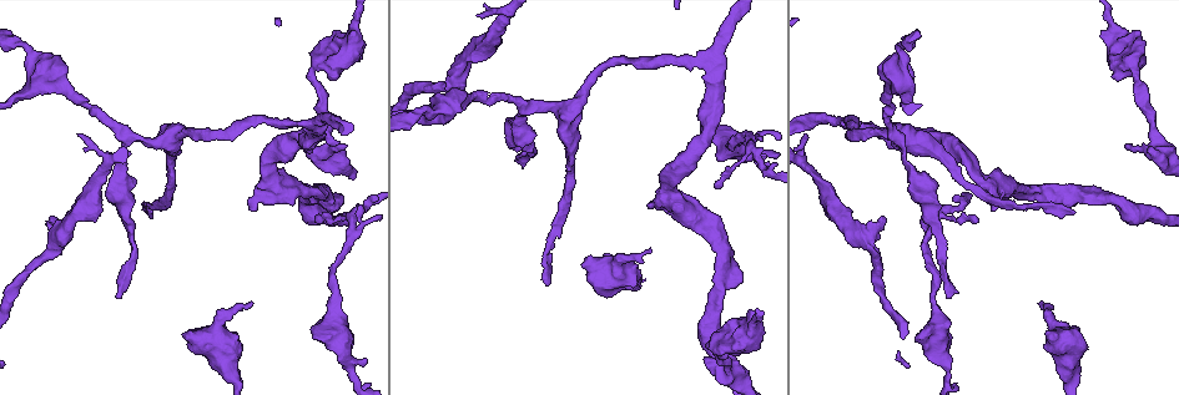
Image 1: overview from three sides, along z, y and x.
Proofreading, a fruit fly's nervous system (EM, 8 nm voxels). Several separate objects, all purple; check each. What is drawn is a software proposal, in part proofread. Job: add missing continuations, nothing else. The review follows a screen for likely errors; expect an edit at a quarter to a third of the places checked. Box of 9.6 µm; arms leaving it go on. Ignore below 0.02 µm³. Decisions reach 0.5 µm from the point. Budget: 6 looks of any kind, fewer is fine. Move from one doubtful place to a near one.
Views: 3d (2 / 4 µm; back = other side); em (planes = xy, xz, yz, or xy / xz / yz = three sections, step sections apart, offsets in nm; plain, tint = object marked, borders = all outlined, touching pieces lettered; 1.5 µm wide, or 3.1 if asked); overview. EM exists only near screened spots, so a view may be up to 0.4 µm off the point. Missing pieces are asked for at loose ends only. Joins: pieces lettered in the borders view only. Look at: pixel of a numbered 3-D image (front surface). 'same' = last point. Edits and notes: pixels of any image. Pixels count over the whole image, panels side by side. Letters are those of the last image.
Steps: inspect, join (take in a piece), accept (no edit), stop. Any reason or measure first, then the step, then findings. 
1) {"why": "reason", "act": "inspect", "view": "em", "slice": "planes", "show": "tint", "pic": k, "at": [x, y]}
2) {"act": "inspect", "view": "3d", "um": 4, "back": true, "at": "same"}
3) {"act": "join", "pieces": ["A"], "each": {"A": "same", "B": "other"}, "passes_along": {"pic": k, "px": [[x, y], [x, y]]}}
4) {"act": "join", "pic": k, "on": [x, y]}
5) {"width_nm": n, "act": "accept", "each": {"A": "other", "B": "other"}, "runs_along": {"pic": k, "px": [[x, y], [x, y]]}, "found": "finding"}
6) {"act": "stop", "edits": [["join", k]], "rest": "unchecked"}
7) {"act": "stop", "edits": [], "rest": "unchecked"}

{"why": "branch stops here", "act": "inspect", "view": "em", "slice": "planes", "show": "borders", "pic": 1, "at": [314, 339]}

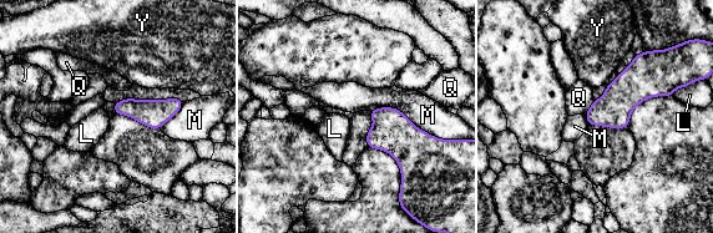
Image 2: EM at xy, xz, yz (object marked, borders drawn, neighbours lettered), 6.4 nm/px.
{"act": "accept", "each": {"L": "other", "M": "other", "Q": "other", "Y": "other"}, "border": {"pic": 2, "px": [[368, 110], [397, 107], [440, 138]]}, "found": "none of them fits"}

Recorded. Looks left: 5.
{"why": "branch stops here", "act": "inspect", "view": "3d", "um": 2, "pic": 1, "at": [53, 218]}

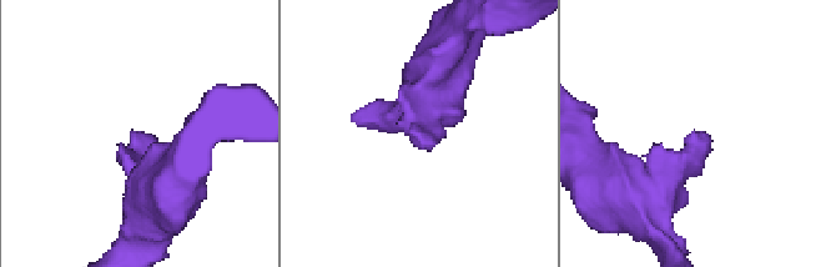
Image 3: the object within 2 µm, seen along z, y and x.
{"act": "inspect", "view": "em", "slice": "planes", "show": "borders", "pic": 3, "at": [137, 133]}

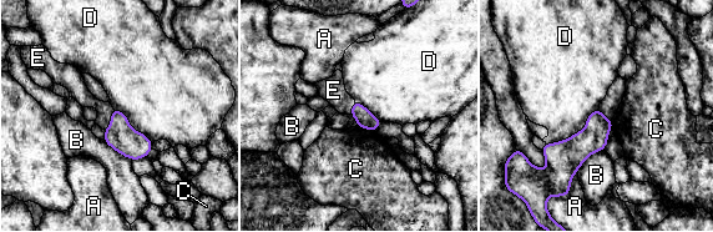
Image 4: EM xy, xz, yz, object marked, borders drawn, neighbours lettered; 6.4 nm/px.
{"longest_contact_nm": ["D", 420], "act": "join", "pieces": ["E"], "each": {"A": "other", "B": "other", "C": "other", "D": "other", "E": "same"}, "passes_along": {"pic": 4, "px": [[120, 136], [111, 119], [81, 94]]}, "found": "the cell continues"}

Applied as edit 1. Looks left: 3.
{"act": "inspect", "view": "overview"}

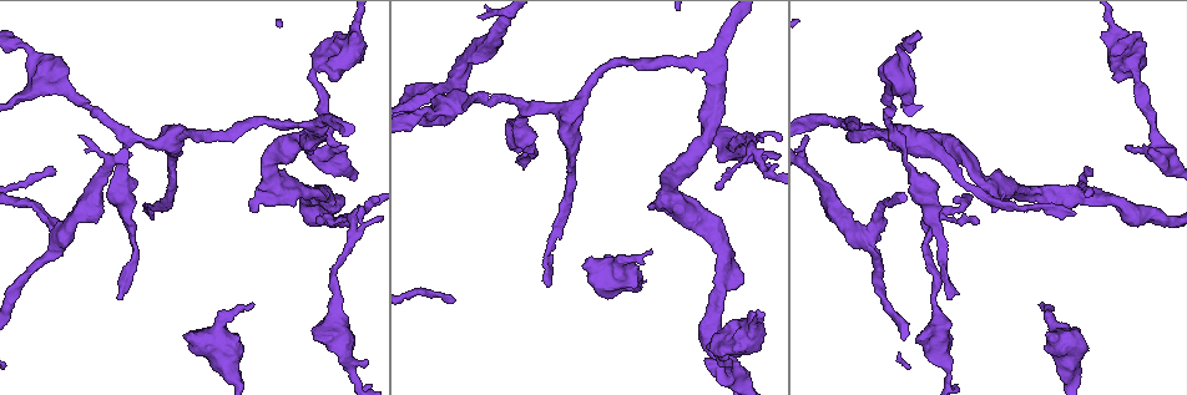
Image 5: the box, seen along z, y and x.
{"why": "an open end", "act": "inspect", "view": "em", "slice": "planes", "show": "borders", "pic": 5, "at": [345, 146]}

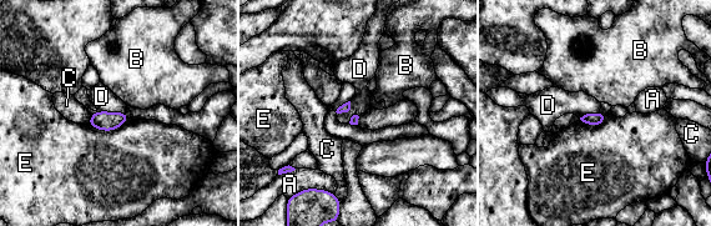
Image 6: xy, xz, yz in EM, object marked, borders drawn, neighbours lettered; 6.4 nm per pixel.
{"act": "accept", "each": {"A": "other", "B": "other", "C": "other", "D": "other", "E": "other"}, "border": {"pic": 6, "px": [[97, 110], [125, 112]]}, "found": "none of them fits"}

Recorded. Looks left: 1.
{"act": "stop", "edits": [["join", 4]], "rest": "unchecked"}

